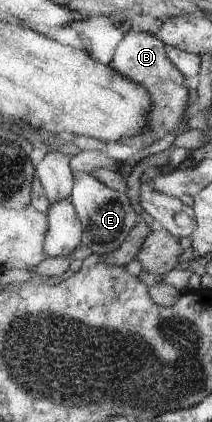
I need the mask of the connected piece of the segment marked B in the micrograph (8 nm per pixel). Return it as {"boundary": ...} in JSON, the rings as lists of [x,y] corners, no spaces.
{"boundary":[[[130,29],[117,45],[115,57],[112,58],[109,65],[115,71],[127,76],[127,79],[146,87],[154,101],[154,110],[151,110],[148,115],[148,130],[130,138],[121,138],[118,141],[119,145],[130,145],[135,149],[145,149],[145,147],[157,143],[159,139],[167,137],[169,133],[177,136],[189,129],[185,115],[187,115],[187,107],[189,107],[191,89],[187,87],[186,75],[183,75],[183,72],[175,67],[175,64],[169,59],[167,55],[168,47],[157,36],[137,32],[133,29]]]}

